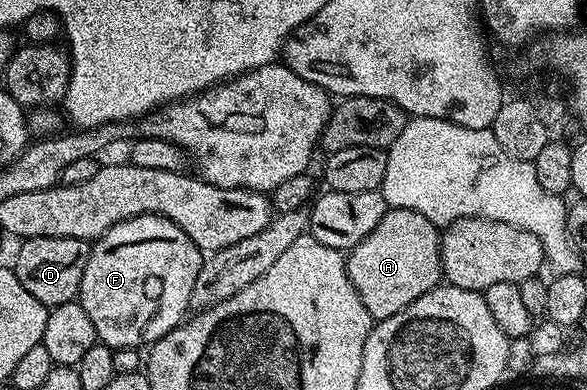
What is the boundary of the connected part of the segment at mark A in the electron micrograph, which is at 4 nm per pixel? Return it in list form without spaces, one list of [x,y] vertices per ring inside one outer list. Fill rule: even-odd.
[[[386,208],[383,219],[354,249],[348,250],[347,275],[374,322],[399,315],[415,299],[442,284],[441,233],[419,211]]]

